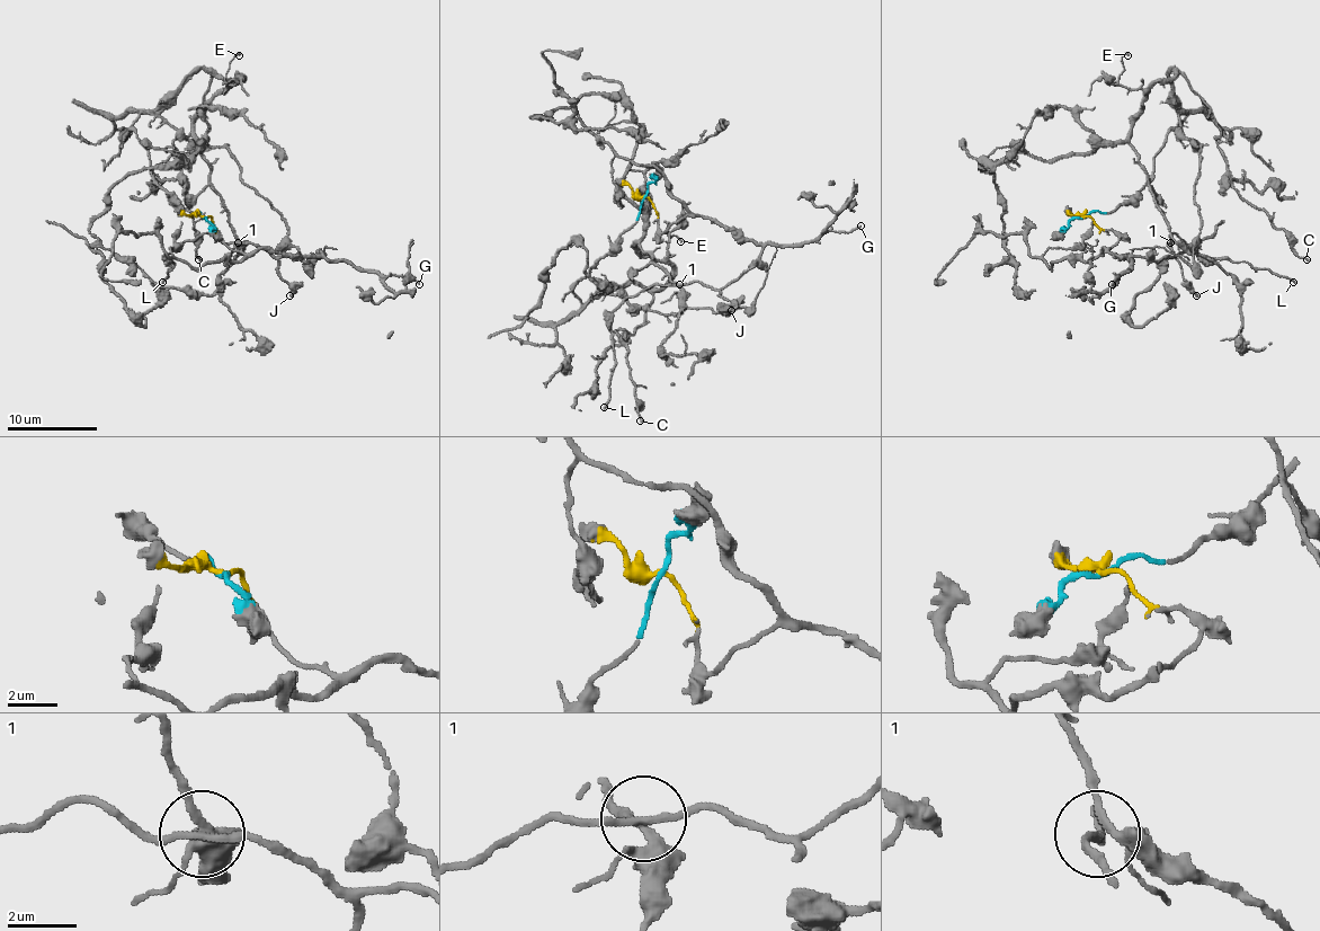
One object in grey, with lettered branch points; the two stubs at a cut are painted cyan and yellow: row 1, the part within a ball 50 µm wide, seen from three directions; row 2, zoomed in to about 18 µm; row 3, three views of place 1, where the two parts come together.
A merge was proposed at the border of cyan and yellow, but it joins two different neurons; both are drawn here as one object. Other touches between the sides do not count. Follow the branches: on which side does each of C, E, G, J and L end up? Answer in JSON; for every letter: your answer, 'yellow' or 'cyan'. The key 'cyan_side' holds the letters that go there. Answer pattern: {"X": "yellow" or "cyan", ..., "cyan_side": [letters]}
{"C": "cyan", "E": "cyan", "G": "yellow", "J": "yellow", "L": "yellow", "cyan_side": ["C", "E"]}

